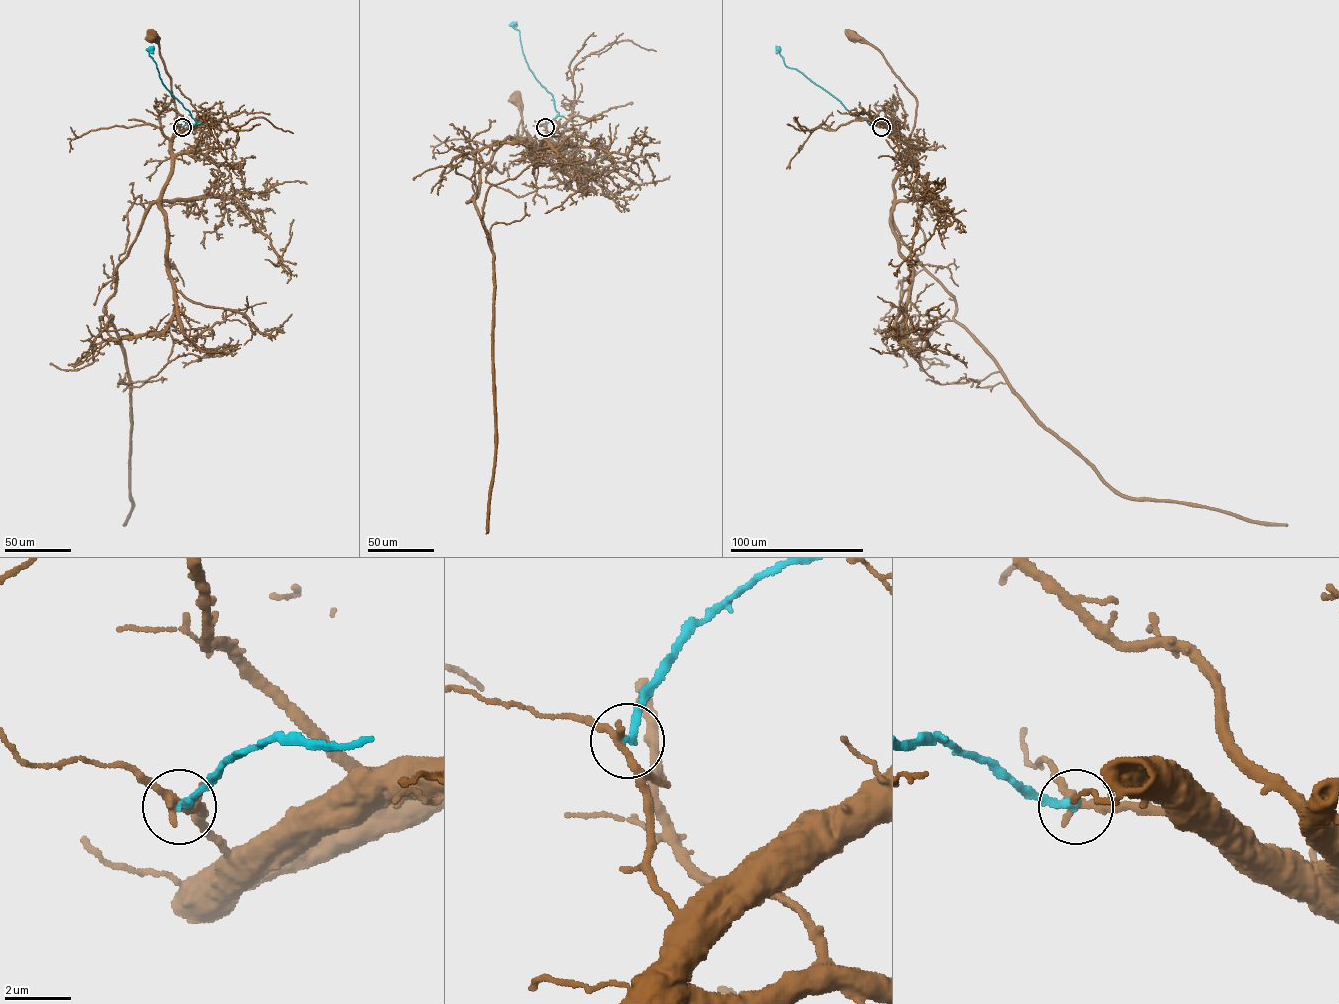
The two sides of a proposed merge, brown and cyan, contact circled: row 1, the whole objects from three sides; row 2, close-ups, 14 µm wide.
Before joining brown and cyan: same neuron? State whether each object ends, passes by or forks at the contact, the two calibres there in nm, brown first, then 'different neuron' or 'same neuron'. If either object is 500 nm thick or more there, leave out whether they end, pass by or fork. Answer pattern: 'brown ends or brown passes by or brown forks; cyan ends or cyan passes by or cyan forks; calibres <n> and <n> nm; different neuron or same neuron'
brown passes by; cyan ends; calibres 280 and 240 nm; different neuron

